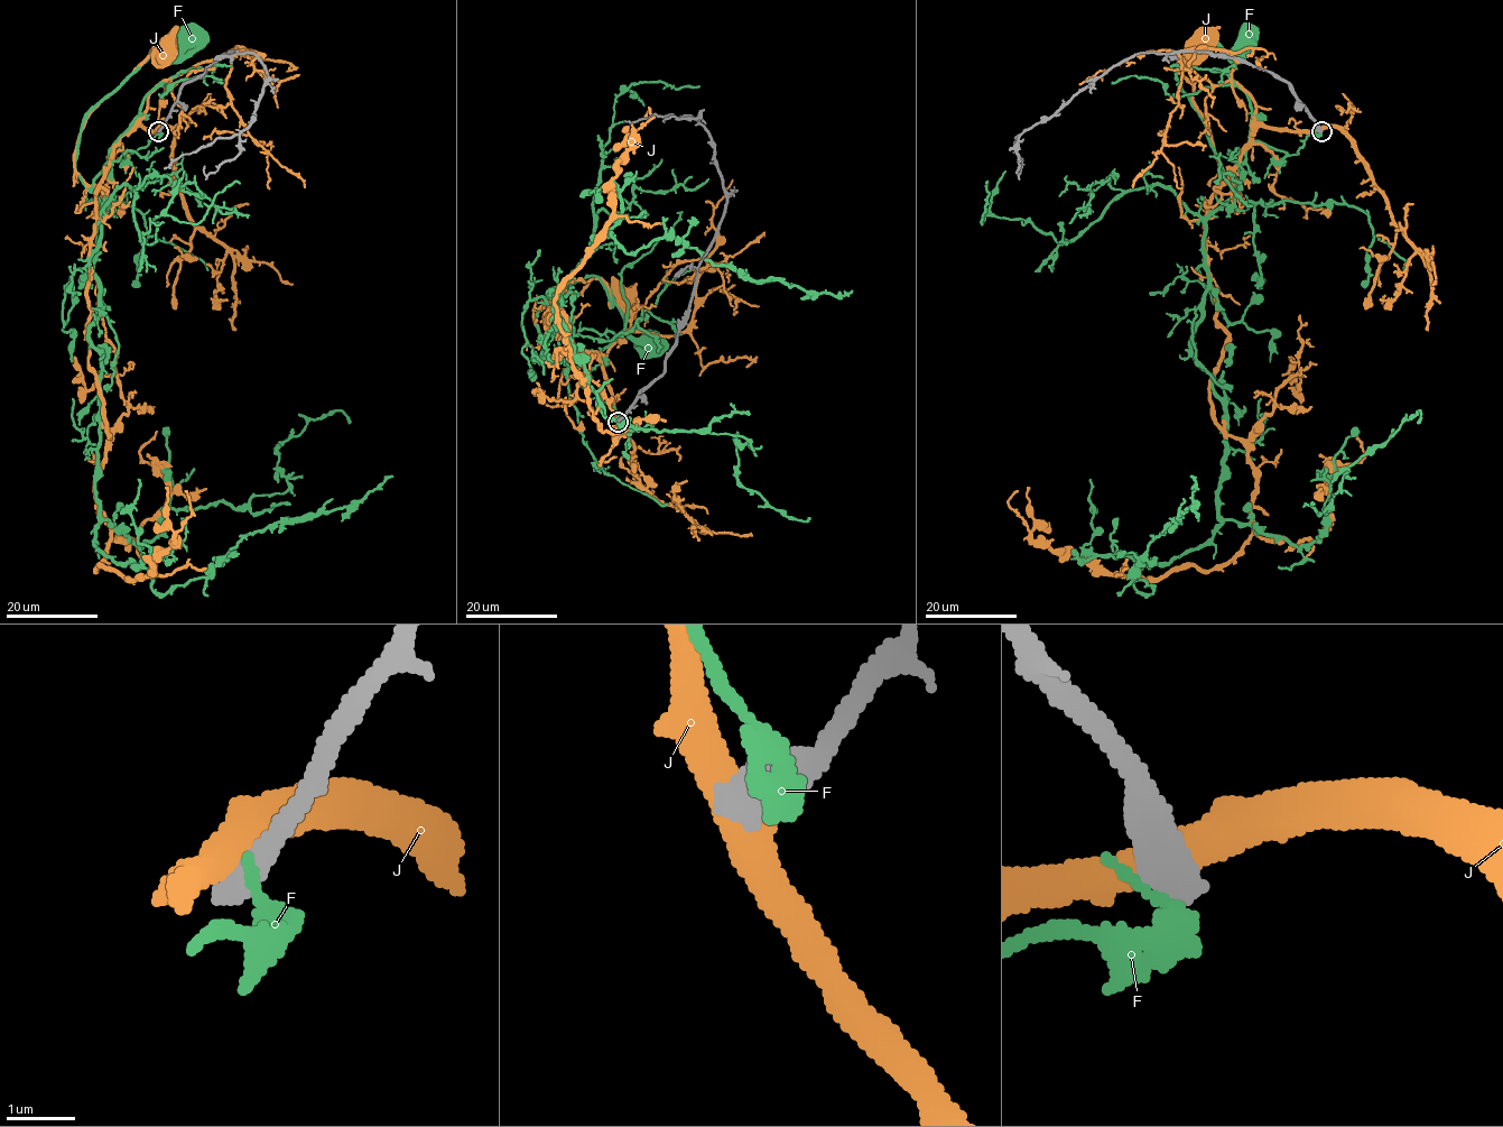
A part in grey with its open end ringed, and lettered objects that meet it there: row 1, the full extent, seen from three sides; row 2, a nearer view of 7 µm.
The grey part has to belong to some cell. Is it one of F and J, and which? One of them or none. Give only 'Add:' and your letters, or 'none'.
Add: none

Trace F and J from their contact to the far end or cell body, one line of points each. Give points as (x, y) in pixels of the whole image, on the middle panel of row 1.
F: (619, 417), (586, 393), (578, 354), (554, 331), (543, 335), (539, 307), (596, 276), (624, 329), (650, 344)
J: (618, 419), (602, 363), (568, 338), (566, 316), (545, 335), (534, 316), (594, 278), (612, 302), (625, 301)

